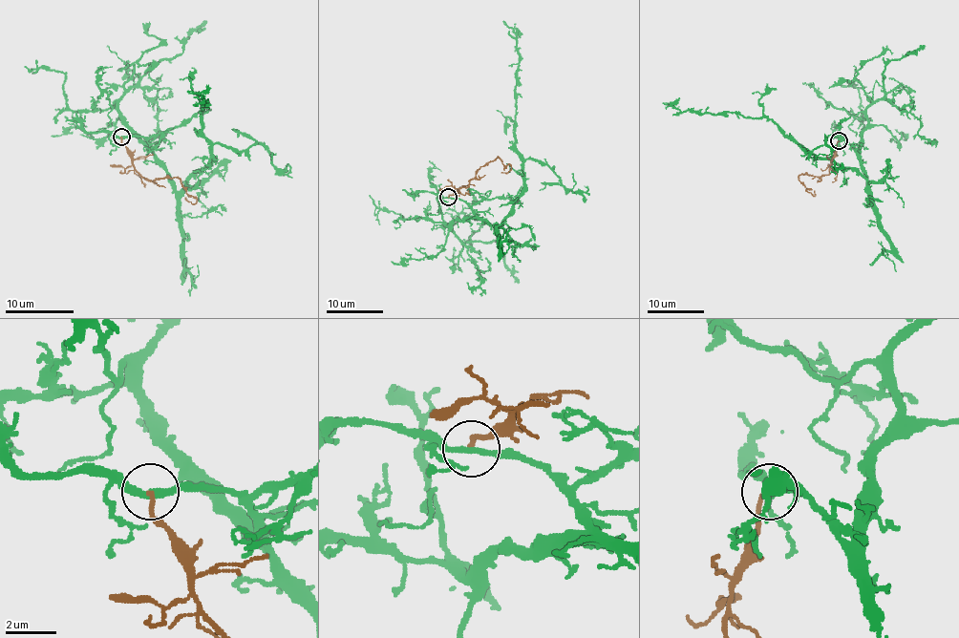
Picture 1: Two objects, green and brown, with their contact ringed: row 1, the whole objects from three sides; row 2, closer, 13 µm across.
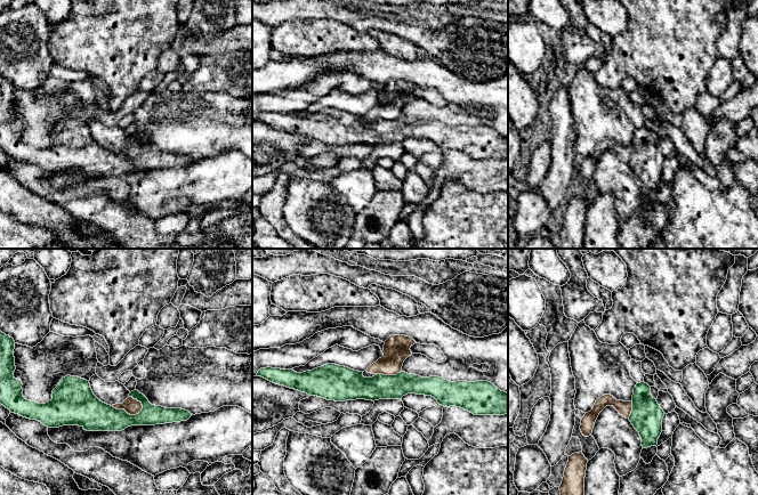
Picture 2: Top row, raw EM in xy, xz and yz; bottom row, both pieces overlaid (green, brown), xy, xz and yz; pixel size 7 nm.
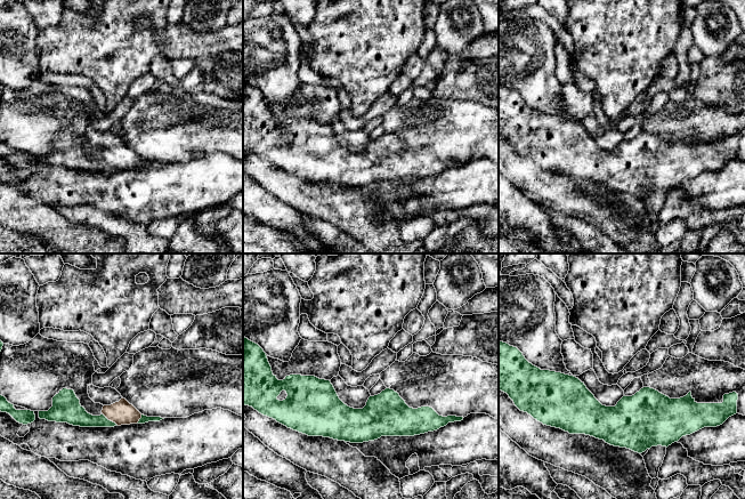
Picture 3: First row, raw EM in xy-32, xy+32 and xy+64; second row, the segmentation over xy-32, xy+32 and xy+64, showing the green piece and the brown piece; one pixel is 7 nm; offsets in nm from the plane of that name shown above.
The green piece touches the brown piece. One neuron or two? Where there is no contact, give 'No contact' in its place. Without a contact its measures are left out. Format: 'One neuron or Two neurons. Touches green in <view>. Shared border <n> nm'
Two neurons. Touches green in xy. Shared border 220 nm

